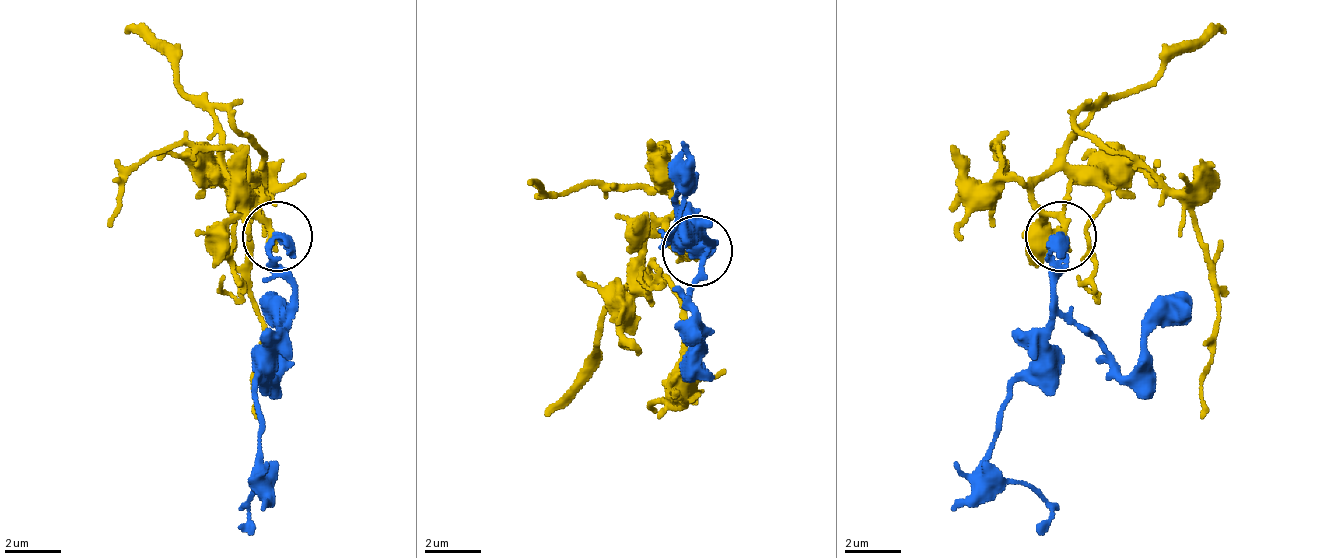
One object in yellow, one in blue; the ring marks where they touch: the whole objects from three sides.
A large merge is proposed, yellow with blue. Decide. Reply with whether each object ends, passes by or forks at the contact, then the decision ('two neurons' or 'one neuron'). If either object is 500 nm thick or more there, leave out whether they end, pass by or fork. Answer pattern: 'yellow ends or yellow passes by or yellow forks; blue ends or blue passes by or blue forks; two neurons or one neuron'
yellow passes by; blue ends; one neuron

